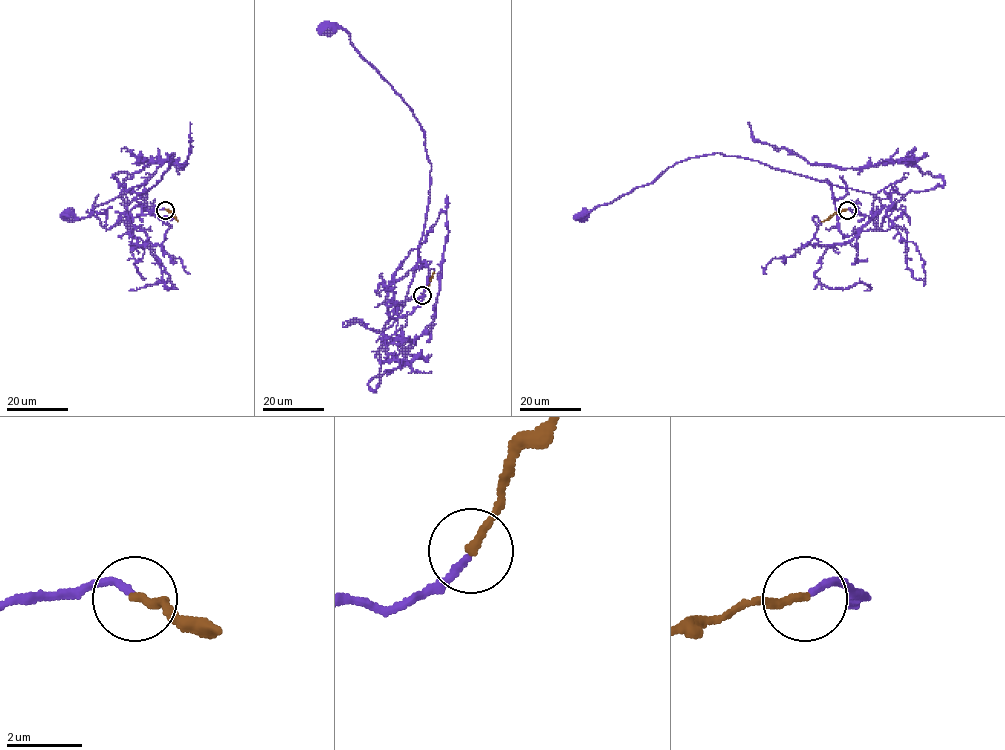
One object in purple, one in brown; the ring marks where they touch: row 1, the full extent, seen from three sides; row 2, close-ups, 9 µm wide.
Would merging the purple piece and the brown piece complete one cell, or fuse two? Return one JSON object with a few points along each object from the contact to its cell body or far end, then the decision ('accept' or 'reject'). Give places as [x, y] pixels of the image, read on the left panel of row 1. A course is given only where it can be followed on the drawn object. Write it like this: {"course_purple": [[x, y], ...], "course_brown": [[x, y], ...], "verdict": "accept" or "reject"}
{"course_purple": [[166, 210], [133, 216], [126, 208], [161, 178], [174, 152], [144, 183], [99, 204], [88, 216], [72, 216]], "course_brown": [[166, 210], [178, 222]], "verdict": "accept"}

